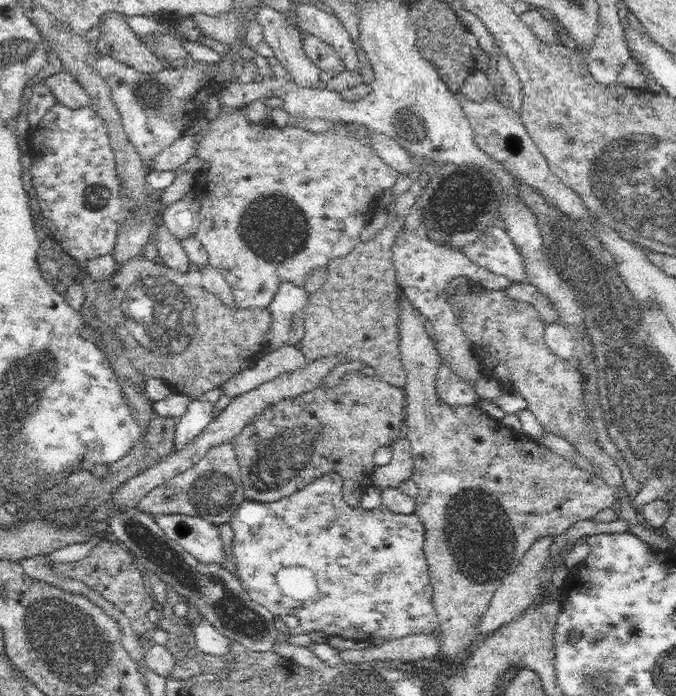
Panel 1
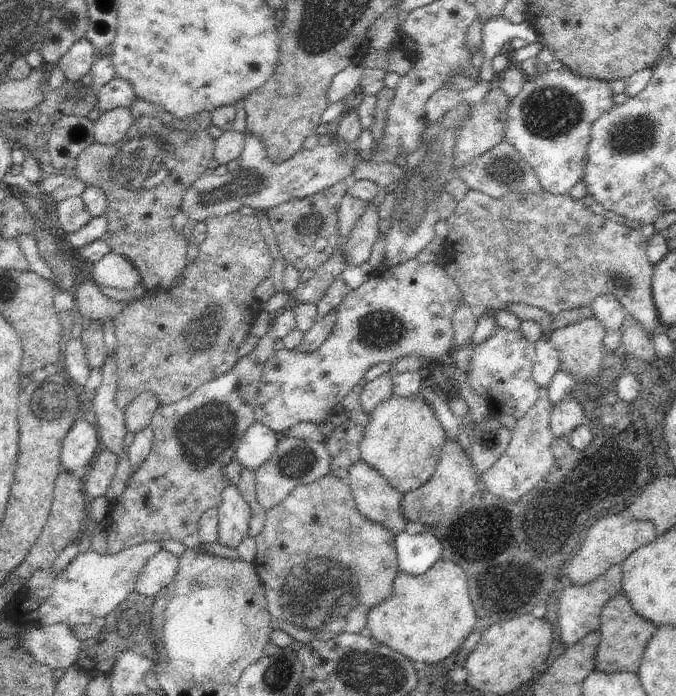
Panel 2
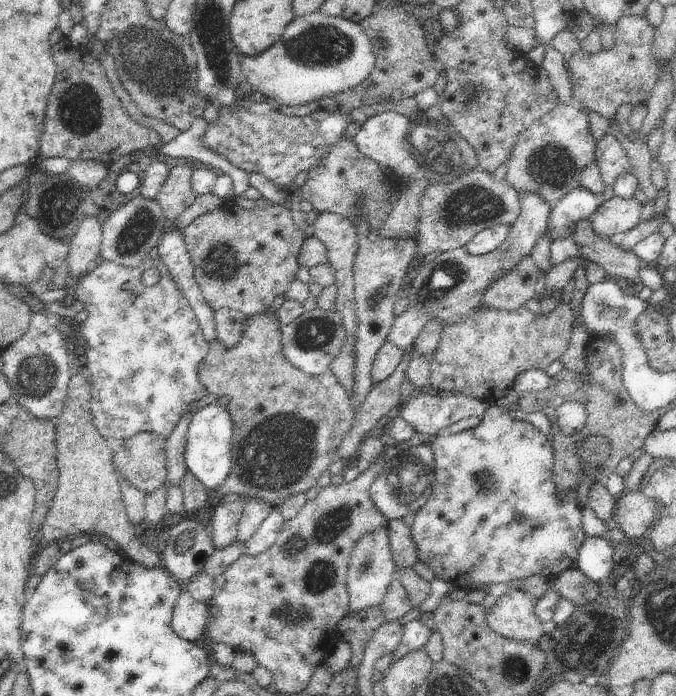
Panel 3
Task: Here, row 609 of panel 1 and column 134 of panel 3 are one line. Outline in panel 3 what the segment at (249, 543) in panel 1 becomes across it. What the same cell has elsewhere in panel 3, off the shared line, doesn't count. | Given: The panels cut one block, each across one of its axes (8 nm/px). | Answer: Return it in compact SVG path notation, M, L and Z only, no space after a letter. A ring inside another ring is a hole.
M147 258L138 268L124 268L123 266L118 266L118 264L114 264L114 262L104 262L99 259L95 267L88 274L84 274L84 276L71 283L69 290L73 299L82 302L84 304L83 309L88 312L88 318L86 318L79 328L79 334L80 336L84 336L88 346L86 364L83 371L90 380L90 410L94 426L96 426L98 432L105 439L118 438L118 440L126 440L142 431L153 432L167 439L186 412L190 412L190 410L197 412L219 398L217 393L207 393L207 390L200 384L200 380L198 380L198 364L208 354L210 343L204 340L204 335L202 334L202 330L200 330L200 325L198 324L198 320L196 320L196 316L194 316L194 312L192 312L192 308L190 308L190 304L188 304L188 300L176 288L174 280L170 278L168 268L166 268L166 265L160 258L155 260ZM148 268L156 268L160 272L159 281L151 286L146 286L142 283L142 274Z

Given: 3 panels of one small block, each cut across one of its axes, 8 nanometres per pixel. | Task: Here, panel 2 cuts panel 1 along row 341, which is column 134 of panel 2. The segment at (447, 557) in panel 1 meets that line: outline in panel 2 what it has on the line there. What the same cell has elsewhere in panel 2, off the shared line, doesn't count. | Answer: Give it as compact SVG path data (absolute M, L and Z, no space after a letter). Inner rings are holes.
M145 391L126 408L125 426L130 437L149 427L159 406L158 396L154 392Z

